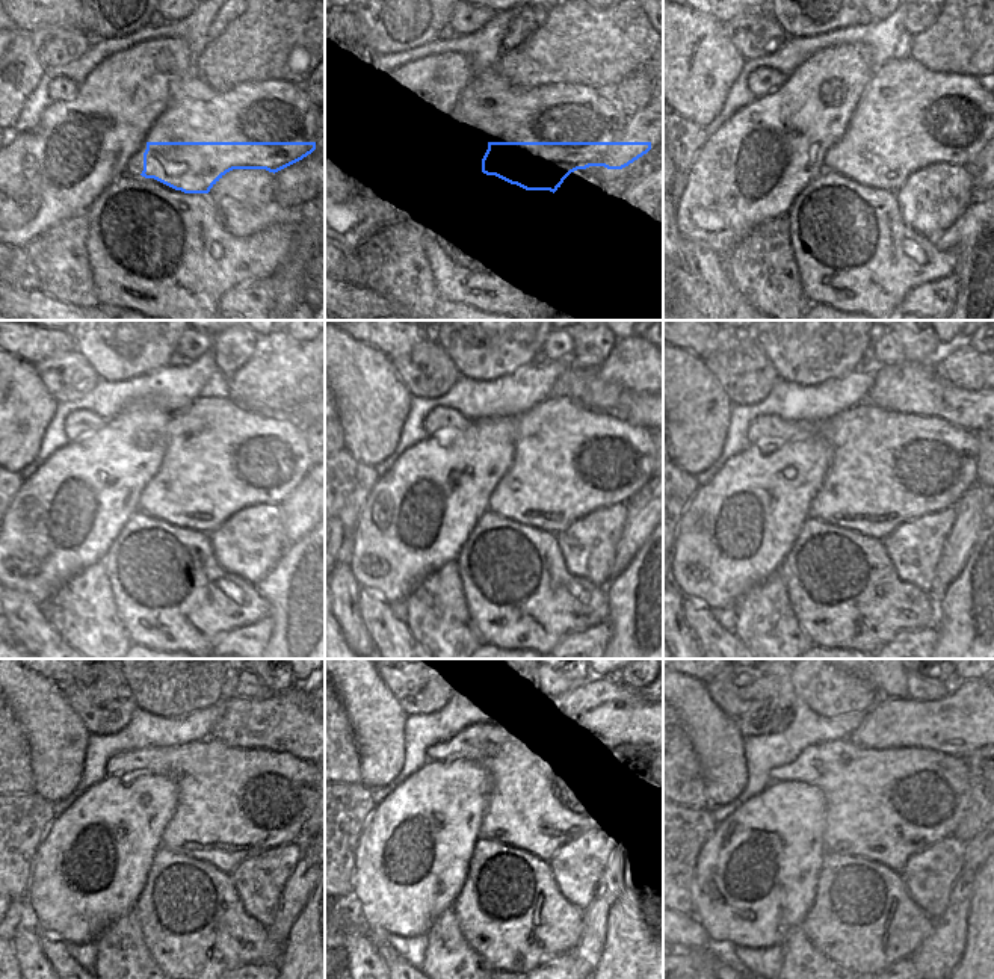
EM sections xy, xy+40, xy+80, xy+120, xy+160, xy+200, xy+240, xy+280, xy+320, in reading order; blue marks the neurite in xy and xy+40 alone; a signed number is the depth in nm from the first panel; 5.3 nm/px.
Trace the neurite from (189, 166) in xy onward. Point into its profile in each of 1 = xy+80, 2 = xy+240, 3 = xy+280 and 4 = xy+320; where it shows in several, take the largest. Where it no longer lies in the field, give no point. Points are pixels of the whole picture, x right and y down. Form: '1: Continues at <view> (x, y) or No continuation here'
1: Continues at xy+80 (881, 165)
2: Continues at xy+240 (182, 795)
3: Continues at xy+280 (550, 804)
4: Continues at xy+320 (885, 806).

